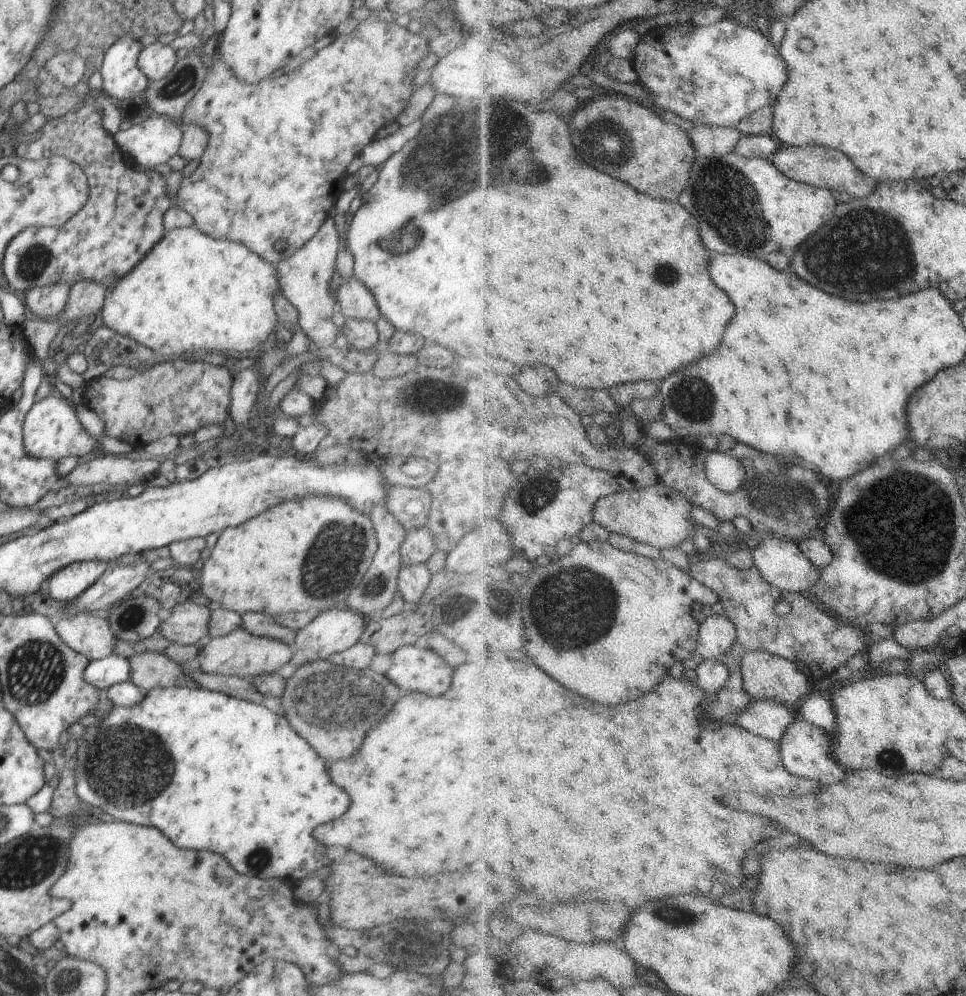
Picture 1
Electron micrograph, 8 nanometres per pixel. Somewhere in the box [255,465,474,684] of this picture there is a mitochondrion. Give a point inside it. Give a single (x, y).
(344, 547)

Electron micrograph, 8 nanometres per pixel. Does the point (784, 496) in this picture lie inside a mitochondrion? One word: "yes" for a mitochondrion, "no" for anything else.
yes

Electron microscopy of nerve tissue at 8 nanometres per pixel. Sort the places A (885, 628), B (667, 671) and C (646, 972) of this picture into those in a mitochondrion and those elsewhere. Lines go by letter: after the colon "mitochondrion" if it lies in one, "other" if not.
A: other
B: other
C: other

